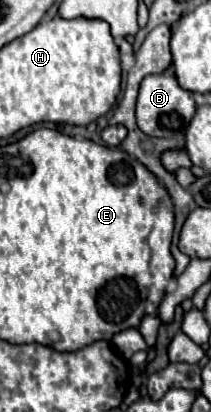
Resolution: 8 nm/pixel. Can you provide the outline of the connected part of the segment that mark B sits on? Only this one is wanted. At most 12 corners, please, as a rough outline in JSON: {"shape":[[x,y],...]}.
{"shape":[[175,77],[141,81],[135,117],[149,137],[181,137],[193,93]]}

